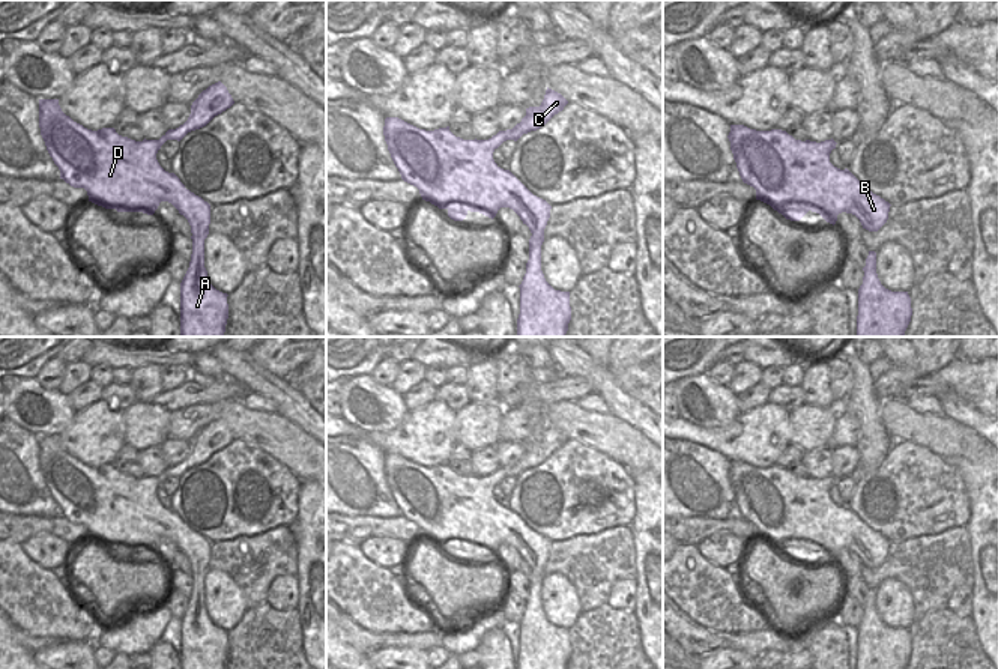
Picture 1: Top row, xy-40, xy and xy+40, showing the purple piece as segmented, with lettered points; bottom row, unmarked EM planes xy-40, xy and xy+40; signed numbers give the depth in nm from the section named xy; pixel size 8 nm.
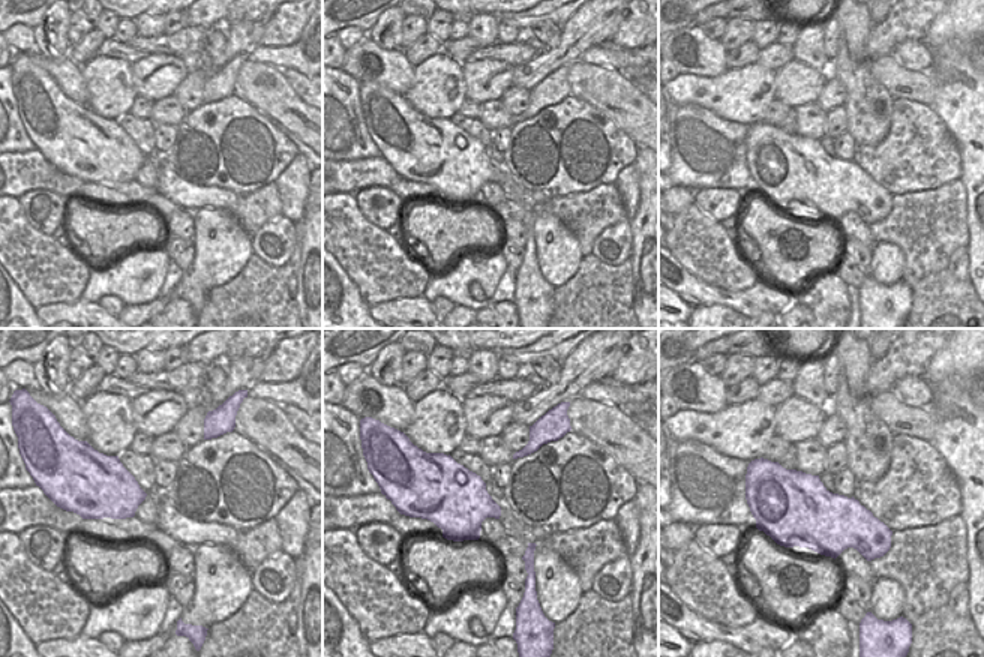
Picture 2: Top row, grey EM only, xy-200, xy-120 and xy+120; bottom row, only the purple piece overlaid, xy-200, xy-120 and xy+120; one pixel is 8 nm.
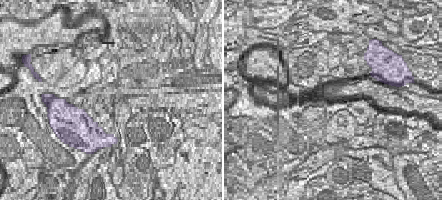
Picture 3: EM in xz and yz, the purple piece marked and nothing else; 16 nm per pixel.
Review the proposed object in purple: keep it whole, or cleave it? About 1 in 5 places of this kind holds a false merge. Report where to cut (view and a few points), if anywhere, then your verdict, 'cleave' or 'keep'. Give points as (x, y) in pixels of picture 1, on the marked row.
cut none; keep

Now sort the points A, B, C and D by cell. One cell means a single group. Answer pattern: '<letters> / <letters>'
A B C D

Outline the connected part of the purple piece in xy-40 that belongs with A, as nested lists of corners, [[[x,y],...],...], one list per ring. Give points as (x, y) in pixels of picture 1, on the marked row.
[[[218,81],[192,102],[191,114],[183,125],[168,129],[159,140],[135,141],[119,135],[114,128],[87,129],[62,111],[59,99],[39,99],[41,135],[60,170],[60,179],[74,188],[84,188],[89,201],[105,209],[153,215],[161,201],[168,201],[188,219],[192,233],[192,254],[180,283],[180,337],[222,337],[228,319],[228,295],[210,284],[204,268],[204,239],[209,235],[210,204],[186,189],[174,173],[165,171],[159,165],[156,153],[167,140],[180,141],[188,132],[206,126],[233,104],[227,87]]]

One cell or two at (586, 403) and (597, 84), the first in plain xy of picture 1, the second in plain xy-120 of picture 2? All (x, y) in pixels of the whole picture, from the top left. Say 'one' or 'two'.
two

